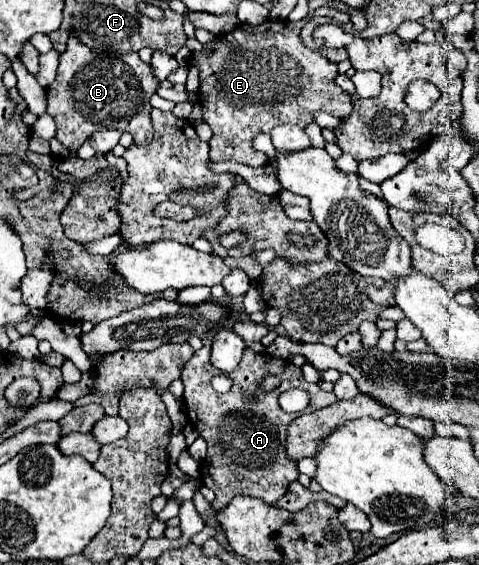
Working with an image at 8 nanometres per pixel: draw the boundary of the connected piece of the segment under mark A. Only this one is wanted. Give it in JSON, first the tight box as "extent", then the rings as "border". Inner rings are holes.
{"extent":[181,346,337,510],"border":[[[209,346],[197,350],[185,368],[181,370],[181,382],[185,386],[185,412],[187,420],[197,428],[197,432],[207,440],[207,458],[201,462],[201,482],[215,492],[213,508],[221,510],[233,496],[253,496],[261,498],[263,502],[273,504],[285,492],[289,482],[297,480],[297,462],[291,462],[285,456],[285,428],[287,424],[297,418],[299,414],[315,412],[323,406],[335,404],[337,396],[333,392],[323,392],[319,384],[305,382],[301,368],[291,364],[289,360],[279,360],[269,354],[255,354],[253,350],[245,348],[243,358],[229,376],[233,386],[227,394],[217,394],[211,388],[211,376],[217,374],[217,368],[209,362]],[[265,374],[279,374],[281,386],[273,392],[257,390],[257,382]],[[289,388],[305,388],[311,394],[311,402],[303,412],[287,414],[281,410],[277,398],[281,392]]]}

